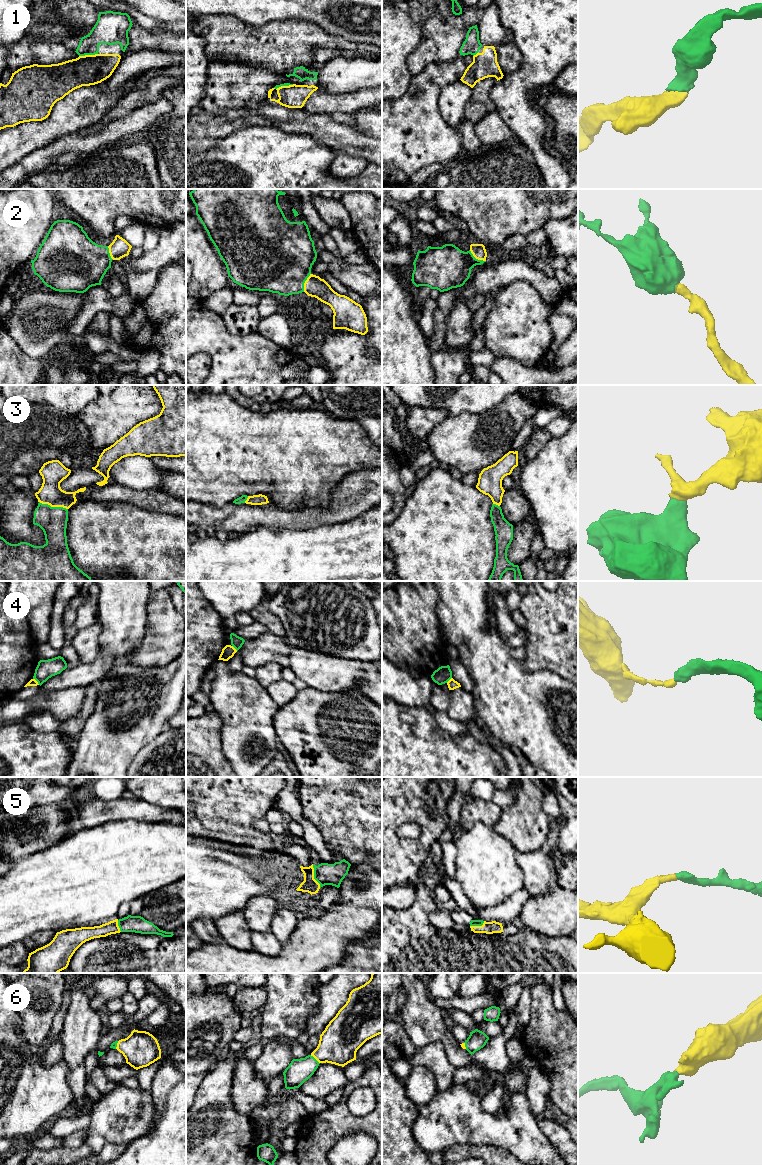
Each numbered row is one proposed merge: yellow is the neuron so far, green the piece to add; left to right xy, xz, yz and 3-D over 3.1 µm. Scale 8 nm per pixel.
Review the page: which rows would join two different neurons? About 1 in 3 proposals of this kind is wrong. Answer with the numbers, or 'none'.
4

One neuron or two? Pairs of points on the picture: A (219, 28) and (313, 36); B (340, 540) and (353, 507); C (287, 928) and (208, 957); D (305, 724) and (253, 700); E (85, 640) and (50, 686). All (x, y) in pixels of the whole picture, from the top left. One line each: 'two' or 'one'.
A: one
B: two
C: two
D: two
E: two

